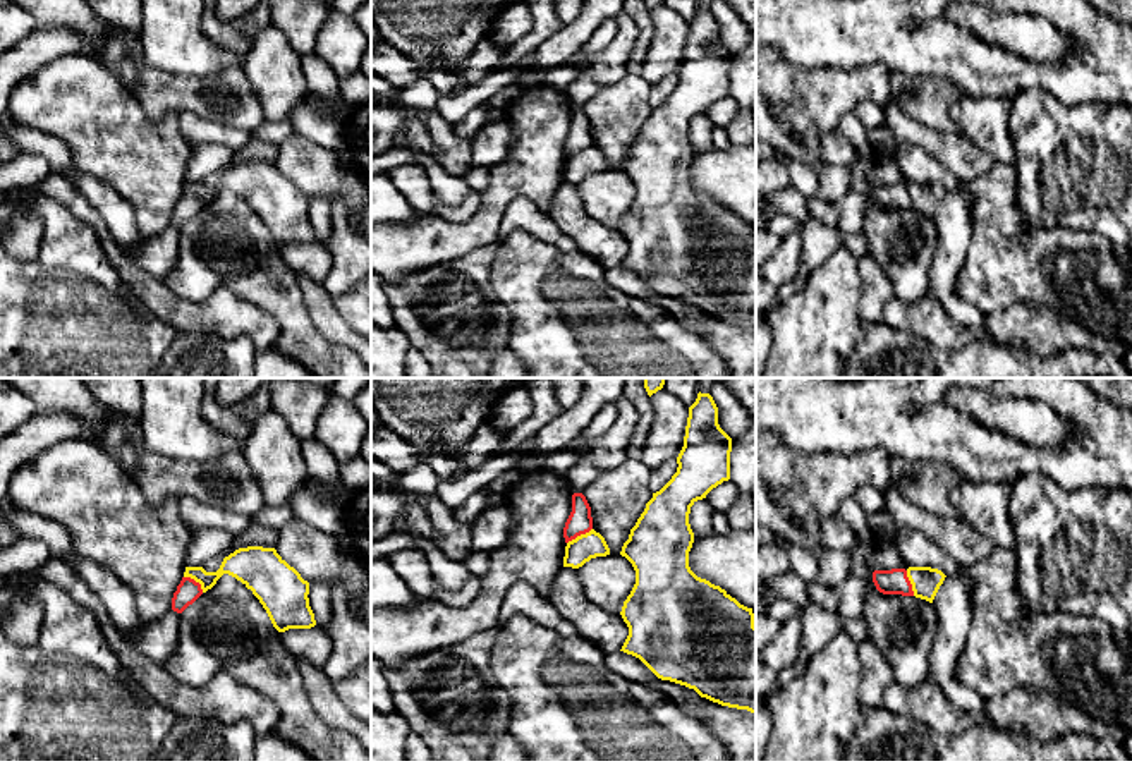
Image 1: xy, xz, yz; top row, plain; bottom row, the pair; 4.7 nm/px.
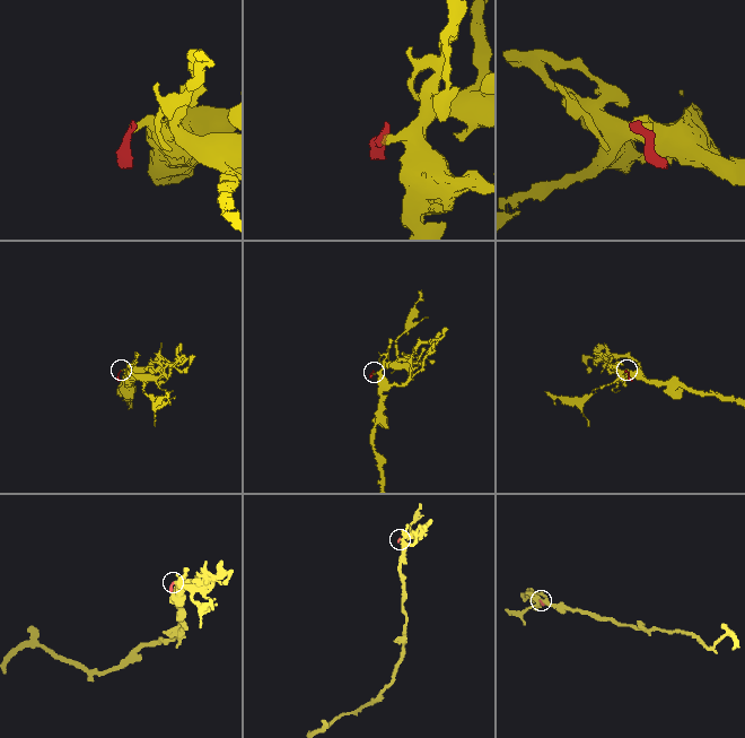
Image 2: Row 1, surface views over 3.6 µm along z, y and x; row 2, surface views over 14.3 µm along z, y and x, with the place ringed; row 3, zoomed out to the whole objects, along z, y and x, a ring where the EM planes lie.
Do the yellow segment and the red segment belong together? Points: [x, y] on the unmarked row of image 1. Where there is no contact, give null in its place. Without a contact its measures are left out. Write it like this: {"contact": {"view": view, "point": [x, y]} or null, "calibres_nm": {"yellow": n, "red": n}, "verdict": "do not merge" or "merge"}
{"contact": {"view": "xz", "point": [581, 150]}, "calibres_nm": {"yellow": 120, "red": 120}, "verdict": "do not merge"}

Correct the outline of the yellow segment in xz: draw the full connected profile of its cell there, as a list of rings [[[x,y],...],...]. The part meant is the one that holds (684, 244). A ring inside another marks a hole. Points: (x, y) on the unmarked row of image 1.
[[[697,9],[689,22],[677,88],[646,119],[620,170],[636,186],[636,199],[624,216],[629,251],[620,266],[639,273],[658,294],[694,304],[721,321],[756,330],[756,240],[752,223],[740,220],[720,201],[697,192],[689,182],[694,148],[691,122],[730,94],[732,53],[718,40],[709,9]]]

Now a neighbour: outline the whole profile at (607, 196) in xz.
[[[622,170],[596,172],[577,184],[586,213],[599,225],[620,228],[636,199],[636,186]]]

